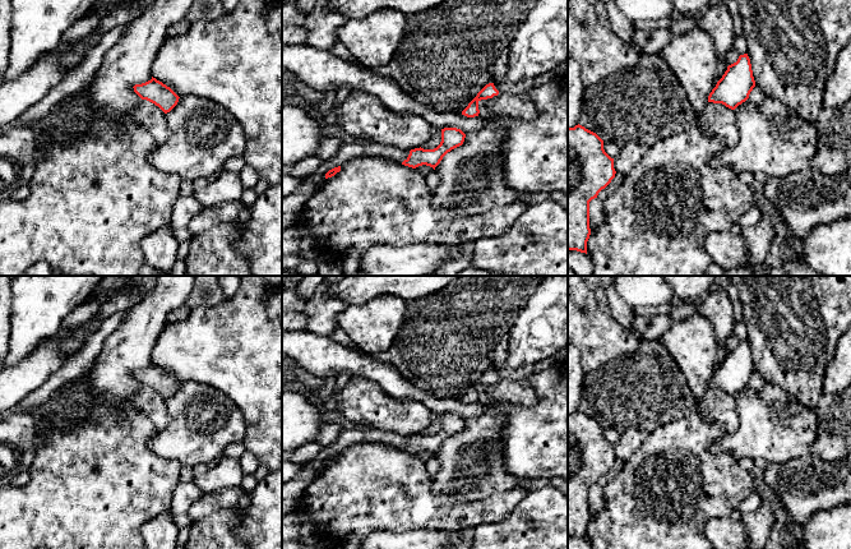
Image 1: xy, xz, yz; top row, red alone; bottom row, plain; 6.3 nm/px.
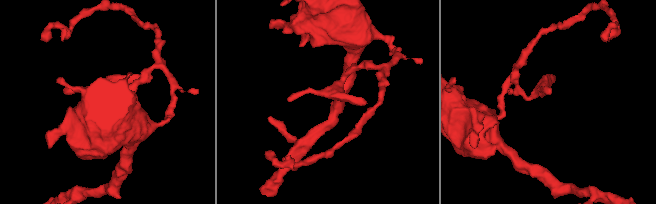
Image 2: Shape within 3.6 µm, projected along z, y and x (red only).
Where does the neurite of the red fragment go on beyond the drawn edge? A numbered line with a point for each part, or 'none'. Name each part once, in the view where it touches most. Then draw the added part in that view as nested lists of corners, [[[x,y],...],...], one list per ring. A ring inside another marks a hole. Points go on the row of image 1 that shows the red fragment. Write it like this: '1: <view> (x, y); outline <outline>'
none

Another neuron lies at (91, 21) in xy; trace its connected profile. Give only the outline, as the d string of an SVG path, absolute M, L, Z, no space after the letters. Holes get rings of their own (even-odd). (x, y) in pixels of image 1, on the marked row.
M91 10L65 31L57 47L51 51L54 54L63 55L60 59L60 65L77 66L83 60L80 54L71 50L71 45L96 29L101 24L105 15L106 14L102 11Z

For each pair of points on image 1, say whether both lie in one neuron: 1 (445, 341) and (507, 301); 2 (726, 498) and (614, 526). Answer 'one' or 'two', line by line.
1: one
2: one

